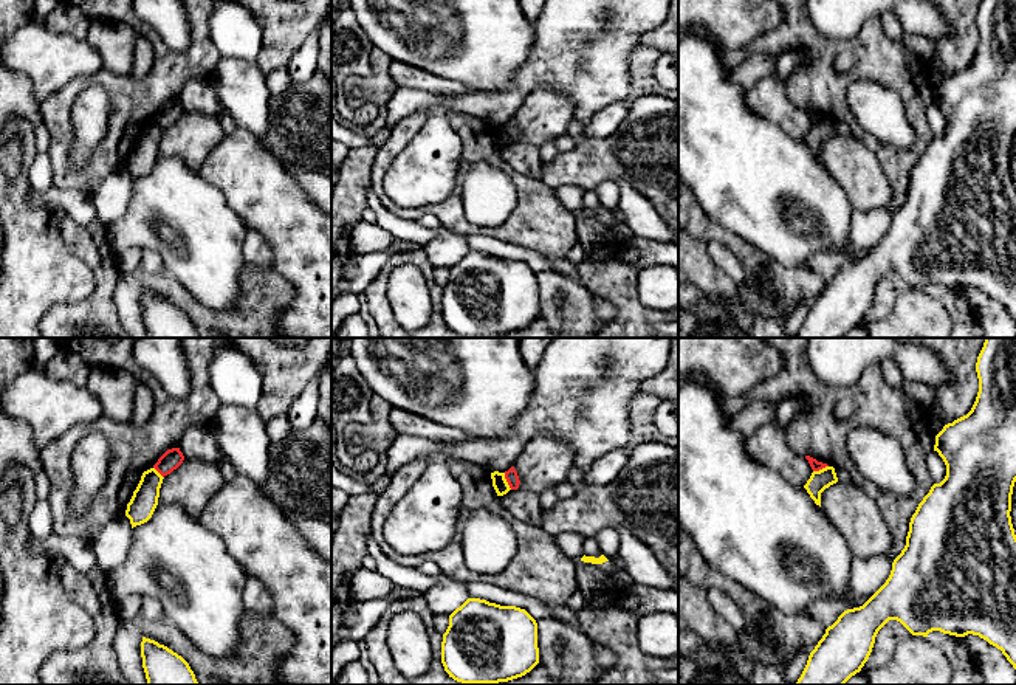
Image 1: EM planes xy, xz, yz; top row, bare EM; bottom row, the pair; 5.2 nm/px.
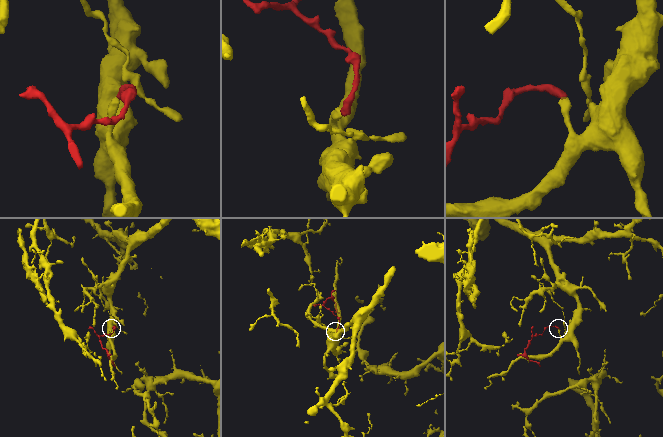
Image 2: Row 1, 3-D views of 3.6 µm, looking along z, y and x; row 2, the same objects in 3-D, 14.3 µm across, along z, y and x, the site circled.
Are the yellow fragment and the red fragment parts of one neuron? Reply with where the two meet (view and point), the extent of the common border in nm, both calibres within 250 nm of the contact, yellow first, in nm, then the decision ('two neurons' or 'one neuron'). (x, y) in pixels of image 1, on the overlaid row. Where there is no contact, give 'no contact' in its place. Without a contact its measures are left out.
xz (505, 481) | 100 nm | 80/70 nm | two neurons

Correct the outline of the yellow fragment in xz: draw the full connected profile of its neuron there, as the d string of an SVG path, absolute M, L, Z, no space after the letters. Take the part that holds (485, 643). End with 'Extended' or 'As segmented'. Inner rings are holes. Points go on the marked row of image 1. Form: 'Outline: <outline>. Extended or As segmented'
Outline: M468 598L449 615L441 663L462 683L499 683L539 663L537 623L516 606Z. As segmented

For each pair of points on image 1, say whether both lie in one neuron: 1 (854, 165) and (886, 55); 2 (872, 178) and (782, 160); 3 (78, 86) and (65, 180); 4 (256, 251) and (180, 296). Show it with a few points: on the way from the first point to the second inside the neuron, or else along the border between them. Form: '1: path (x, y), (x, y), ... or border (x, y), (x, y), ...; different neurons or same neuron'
1: border (851, 134), (874, 154), (882, 171); different neurons
2: border (820, 160), (847, 200); different neurons
3: path (61, 109), (61, 157); same neuron
4: border (247, 262), (271, 270); different neurons

